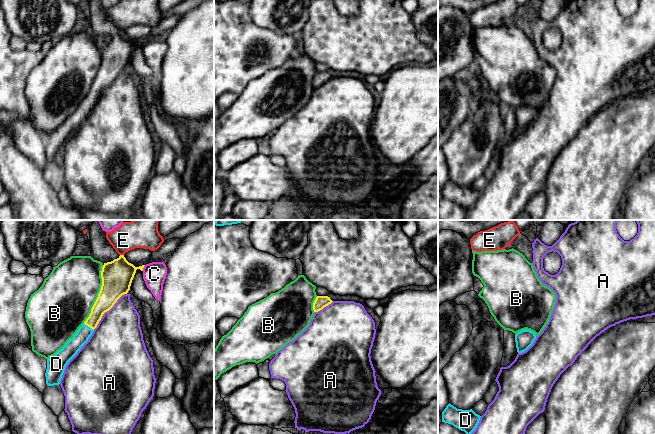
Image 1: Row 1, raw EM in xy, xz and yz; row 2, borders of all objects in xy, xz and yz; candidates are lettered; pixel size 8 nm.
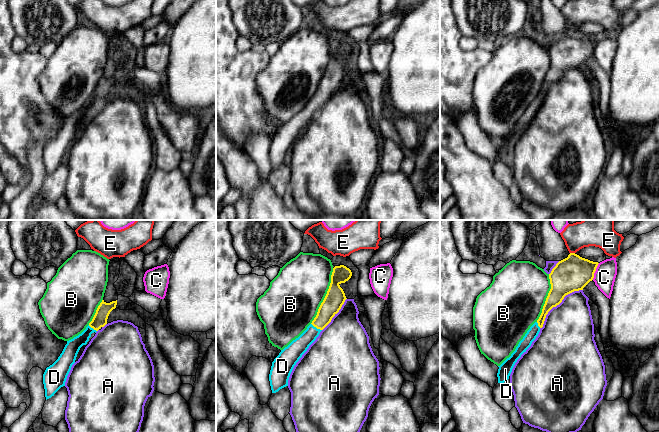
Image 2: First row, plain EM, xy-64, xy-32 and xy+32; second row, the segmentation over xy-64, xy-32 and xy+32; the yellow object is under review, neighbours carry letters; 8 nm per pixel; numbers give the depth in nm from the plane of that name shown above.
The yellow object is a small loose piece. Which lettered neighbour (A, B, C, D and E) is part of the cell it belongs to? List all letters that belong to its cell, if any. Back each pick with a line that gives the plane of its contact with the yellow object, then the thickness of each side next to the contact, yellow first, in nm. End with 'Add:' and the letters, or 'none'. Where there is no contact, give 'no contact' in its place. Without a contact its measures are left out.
D: meets yellow in xy; 150 nm thick on the yellow side, 120 nm on the other
Add: D

